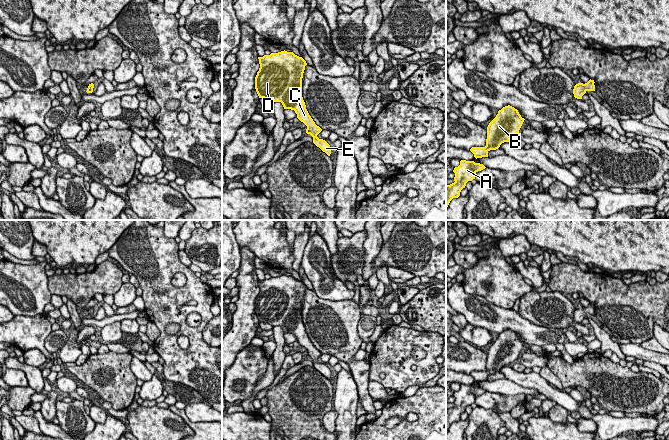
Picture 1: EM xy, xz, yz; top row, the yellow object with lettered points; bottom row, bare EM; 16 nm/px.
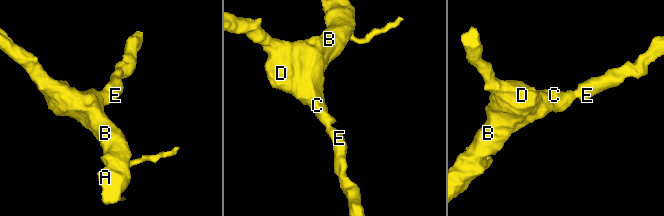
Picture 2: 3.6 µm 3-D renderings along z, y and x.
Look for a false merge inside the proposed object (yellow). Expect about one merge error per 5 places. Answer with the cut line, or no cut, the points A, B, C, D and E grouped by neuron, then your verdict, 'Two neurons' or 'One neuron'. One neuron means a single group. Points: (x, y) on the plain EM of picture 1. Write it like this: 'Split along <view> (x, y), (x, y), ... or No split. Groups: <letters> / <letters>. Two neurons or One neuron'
No split. Groups: A B C D E. One neuron

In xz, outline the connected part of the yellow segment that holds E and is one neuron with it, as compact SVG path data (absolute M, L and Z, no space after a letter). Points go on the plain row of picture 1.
M285 274L258 283L260 292L255 301L255 313L259 322L281 326L284 333L294 334L297 342L307 350L306 357L313 361L313 367L330 380L331 371L317 361L322 353L309 339L302 321L306 285Z

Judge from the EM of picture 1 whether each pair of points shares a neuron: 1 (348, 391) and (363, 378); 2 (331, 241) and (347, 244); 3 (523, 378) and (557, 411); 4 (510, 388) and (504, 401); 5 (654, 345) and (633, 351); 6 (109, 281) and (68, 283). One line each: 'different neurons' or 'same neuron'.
1: different neurons
2: different neurons
3: different neurons
4: different neurons
5: different neurons
6: same neuron

